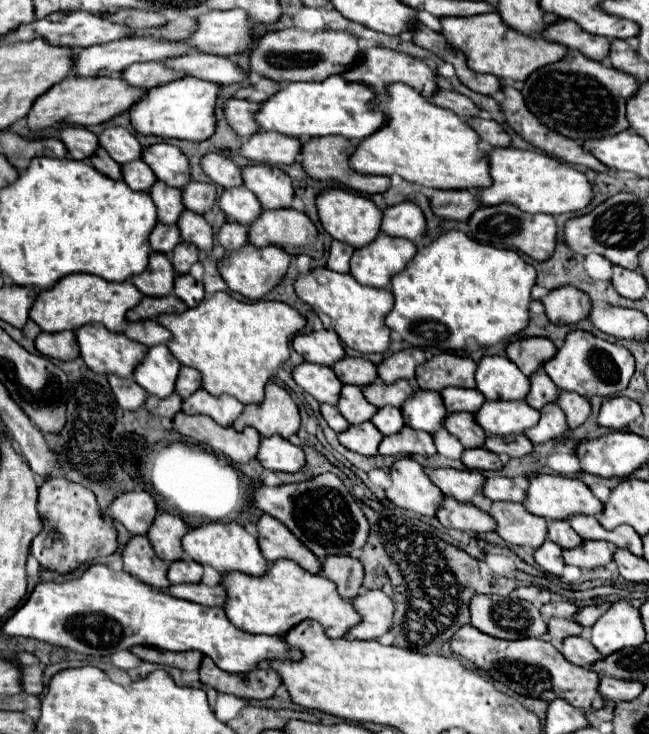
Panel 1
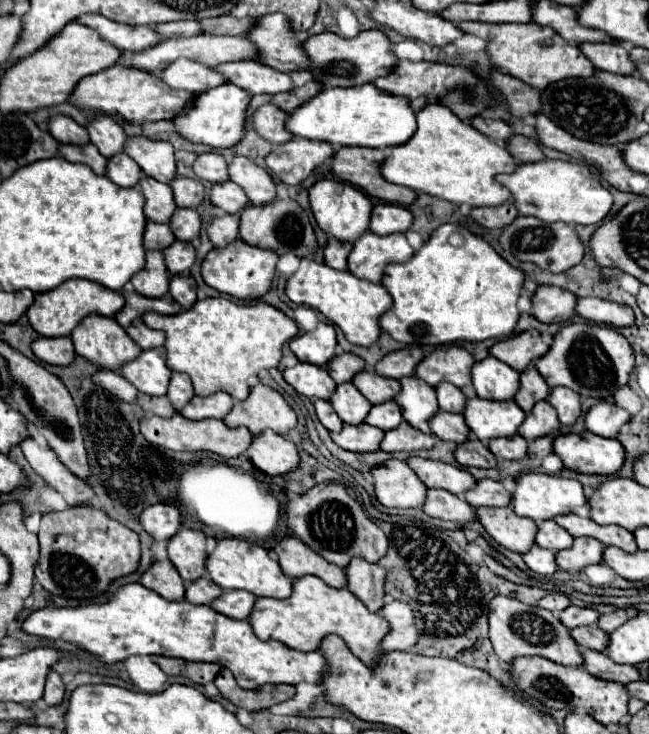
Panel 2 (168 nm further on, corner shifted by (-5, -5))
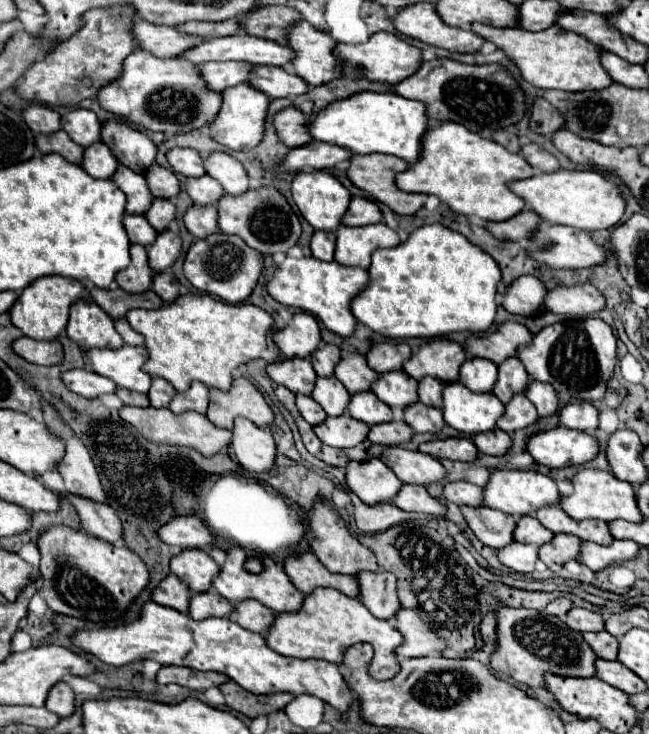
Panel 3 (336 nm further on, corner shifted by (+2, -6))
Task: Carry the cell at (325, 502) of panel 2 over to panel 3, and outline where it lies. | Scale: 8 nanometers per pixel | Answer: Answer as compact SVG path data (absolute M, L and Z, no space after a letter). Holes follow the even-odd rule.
M314 502L314 506L306 512L310 532L306 534L306 540L310 544L310 550L320 558L320 562L330 570L338 574L358 574L360 570L378 570L374 552L360 544L346 528L344 518L338 514L338 510L332 504L326 502Z

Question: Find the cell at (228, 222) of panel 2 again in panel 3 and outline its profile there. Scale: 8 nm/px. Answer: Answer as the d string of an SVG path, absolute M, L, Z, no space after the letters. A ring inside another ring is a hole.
M192 206L184 214L184 224L192 236L206 238L218 232L218 210L216 206Z

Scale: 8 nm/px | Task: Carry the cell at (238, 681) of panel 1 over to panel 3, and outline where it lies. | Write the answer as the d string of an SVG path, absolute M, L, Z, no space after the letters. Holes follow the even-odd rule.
M232 680L224 682L220 686L220 692L224 694L226 698L226 704L248 716L248 718L254 718L258 714L272 714L276 710L282 710L286 704L290 704L294 700L294 694L290 692L276 692L276 694L250 694L246 692L242 686L234 684Z

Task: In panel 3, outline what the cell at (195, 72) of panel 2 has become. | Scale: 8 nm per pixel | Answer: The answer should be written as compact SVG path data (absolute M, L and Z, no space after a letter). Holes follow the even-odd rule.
M204 62L198 70L208 90L222 92L224 88L246 82L246 70L250 70L250 66L246 66L246 62Z

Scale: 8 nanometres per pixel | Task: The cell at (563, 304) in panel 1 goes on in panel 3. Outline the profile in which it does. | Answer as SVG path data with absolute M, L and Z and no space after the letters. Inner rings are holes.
M522 276L506 288L502 306L516 316L536 316L544 310L548 288L534 276Z

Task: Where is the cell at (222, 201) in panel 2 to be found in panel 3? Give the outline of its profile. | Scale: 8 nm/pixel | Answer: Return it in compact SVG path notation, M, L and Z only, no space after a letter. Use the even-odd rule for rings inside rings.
M210 176L188 178L186 192L194 200L194 204L198 204L198 206L218 204L218 200L224 196L220 182L214 182L214 178L210 178Z

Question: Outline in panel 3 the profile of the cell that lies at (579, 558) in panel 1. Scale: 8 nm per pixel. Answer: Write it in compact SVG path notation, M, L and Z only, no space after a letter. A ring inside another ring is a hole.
M558 534L552 542L540 548L540 560L552 568L552 566L564 566L570 560L580 560L580 544L582 540L578 536L570 534Z

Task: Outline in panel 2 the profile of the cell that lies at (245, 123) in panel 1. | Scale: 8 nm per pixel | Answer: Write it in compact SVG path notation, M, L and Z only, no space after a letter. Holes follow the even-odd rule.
M269 103L269 105L263 105L257 109L257 113L253 115L253 125L261 137L271 141L273 145L281 145L281 143L293 139L293 133L289 133L285 129L287 115L289 113L277 109L273 103Z

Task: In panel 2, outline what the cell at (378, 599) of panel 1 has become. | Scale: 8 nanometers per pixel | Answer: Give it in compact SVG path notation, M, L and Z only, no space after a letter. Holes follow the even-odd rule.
M391 601L379 613L391 623L389 635L381 641L381 647L385 649L385 653L409 651L417 643L417 637L421 637L415 625L413 609L409 609L409 605L405 605L403 601Z

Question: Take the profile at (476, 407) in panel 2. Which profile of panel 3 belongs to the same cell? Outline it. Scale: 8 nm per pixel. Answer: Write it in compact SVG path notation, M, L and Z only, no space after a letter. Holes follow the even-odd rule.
M460 382L444 384L444 420L462 434L478 434L496 428L506 406L494 394L474 394Z

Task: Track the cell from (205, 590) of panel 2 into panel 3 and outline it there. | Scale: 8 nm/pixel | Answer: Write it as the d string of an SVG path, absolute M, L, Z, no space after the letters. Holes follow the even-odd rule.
M214 590L210 592L198 592L190 598L190 608L188 614L194 620L202 620L202 618L210 618L210 616L218 616L224 618L230 612L230 602L226 598L222 598L220 594L216 594Z

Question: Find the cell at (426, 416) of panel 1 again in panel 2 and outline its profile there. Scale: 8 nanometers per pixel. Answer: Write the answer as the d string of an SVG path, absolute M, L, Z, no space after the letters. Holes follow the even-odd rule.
M415 375L405 377L405 381L399 383L401 383L401 393L397 393L393 401L401 407L403 419L409 421L413 427L419 427L421 421L429 421L429 417L433 417L433 413L439 411L435 387L427 385Z

